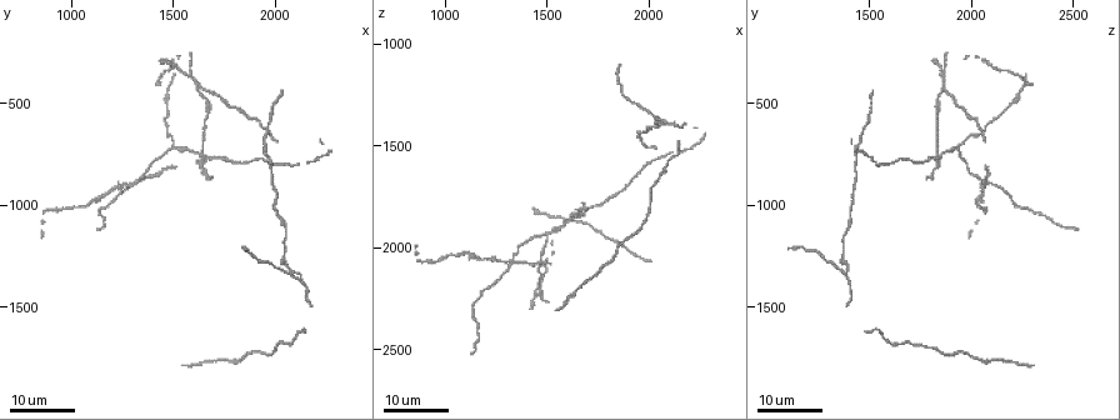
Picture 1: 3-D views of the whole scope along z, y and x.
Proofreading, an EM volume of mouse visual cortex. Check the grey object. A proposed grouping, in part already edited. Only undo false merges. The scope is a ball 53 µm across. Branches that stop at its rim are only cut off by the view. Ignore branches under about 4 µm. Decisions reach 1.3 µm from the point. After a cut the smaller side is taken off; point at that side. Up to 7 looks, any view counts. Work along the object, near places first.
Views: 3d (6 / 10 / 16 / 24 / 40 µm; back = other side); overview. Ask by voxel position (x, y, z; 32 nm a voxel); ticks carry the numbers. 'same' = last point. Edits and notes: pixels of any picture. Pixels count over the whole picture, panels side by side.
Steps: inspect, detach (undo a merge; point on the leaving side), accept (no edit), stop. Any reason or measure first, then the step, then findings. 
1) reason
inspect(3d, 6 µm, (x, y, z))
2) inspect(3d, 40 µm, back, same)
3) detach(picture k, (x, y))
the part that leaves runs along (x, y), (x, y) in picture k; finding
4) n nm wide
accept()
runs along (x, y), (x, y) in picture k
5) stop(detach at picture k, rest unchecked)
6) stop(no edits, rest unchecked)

branch point
inspect(3d, 16 µm, (1310, 900, 2070))

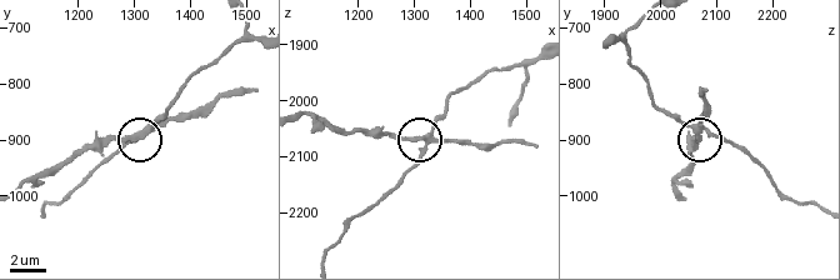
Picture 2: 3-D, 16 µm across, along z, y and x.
closer look
inspect(3d, 10 µm, (1305, 895, 2070))

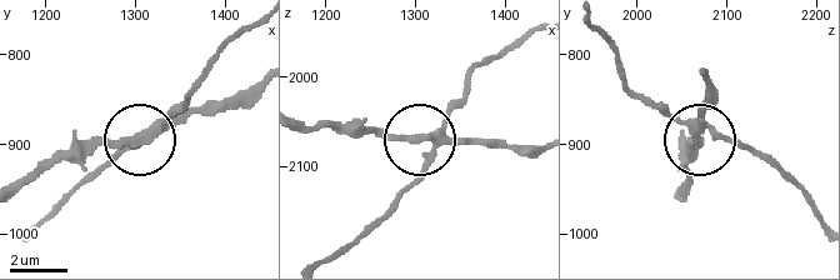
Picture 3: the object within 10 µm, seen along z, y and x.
230 nm wide
detach(picture 3, (200, 108))
the part that leaves runs along (156, 128), (51, 154), (23, 175) in picture 3; a second neuron is stuck on

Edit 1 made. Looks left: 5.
inspect(3d, 16 µm, (1490, 720, 1930))

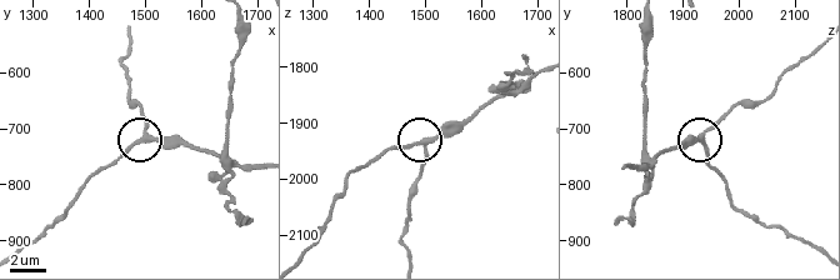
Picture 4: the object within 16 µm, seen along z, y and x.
inspect(3d, 10 µm, (1495, 720, 1935))

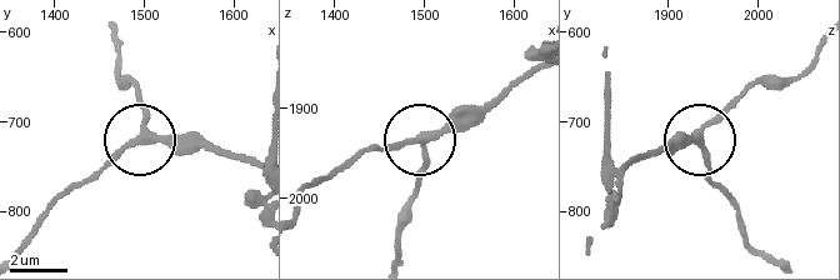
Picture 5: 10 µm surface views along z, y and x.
3 arms
accept()
runs along (534, 68), (421, 136), (426, 165), (419, 191) in picture 5; all the same neuron

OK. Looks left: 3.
inspect(3d, 24 µm, (2040, 800, 1570))

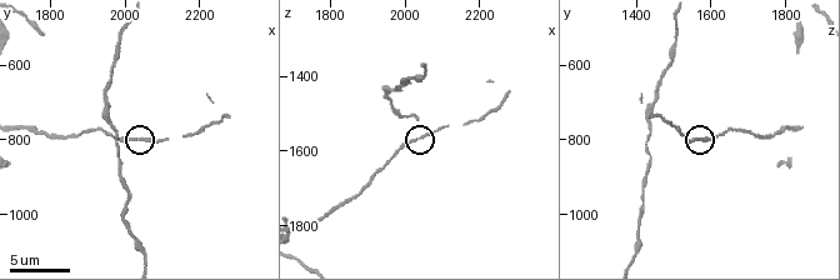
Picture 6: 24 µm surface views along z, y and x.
inspect(3d, 6 µm, (2040, 790, 1560))

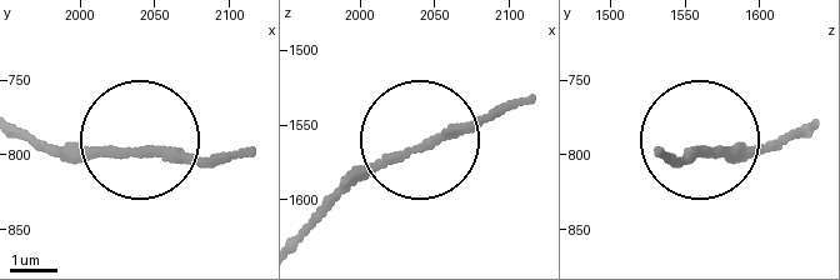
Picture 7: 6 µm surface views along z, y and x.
accept()
all the same neuron

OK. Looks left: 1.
stop(detach at picture 3, rest unchecked)

